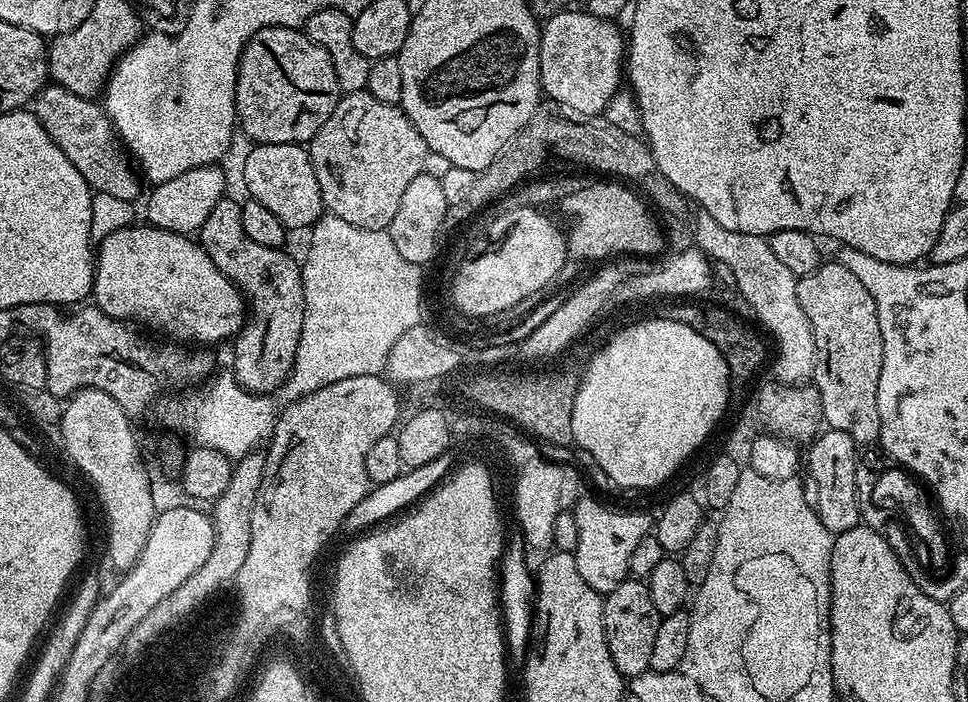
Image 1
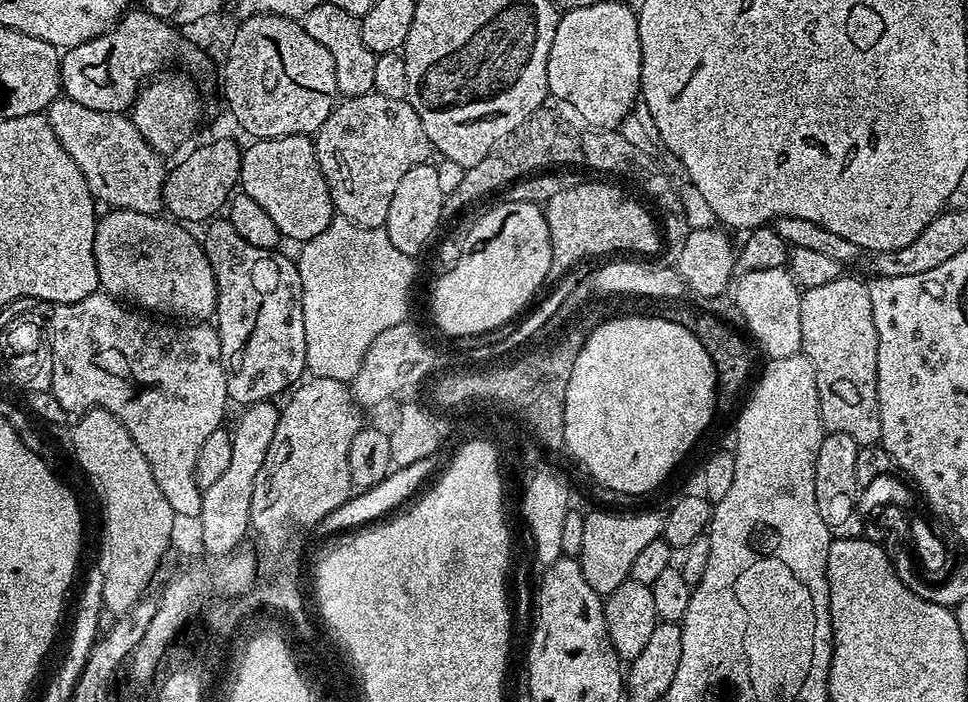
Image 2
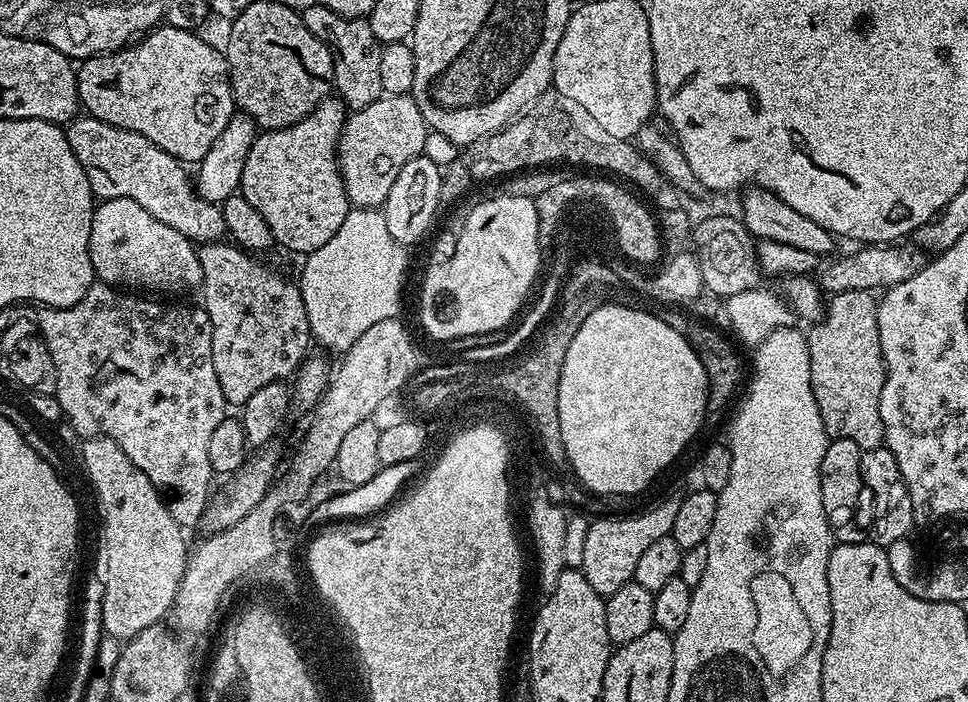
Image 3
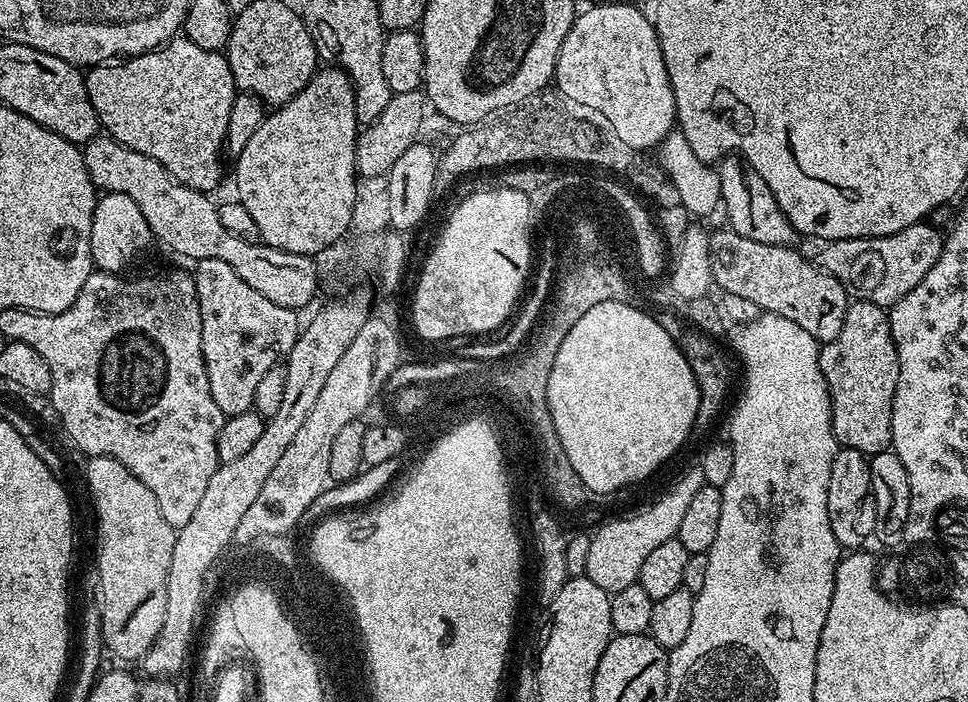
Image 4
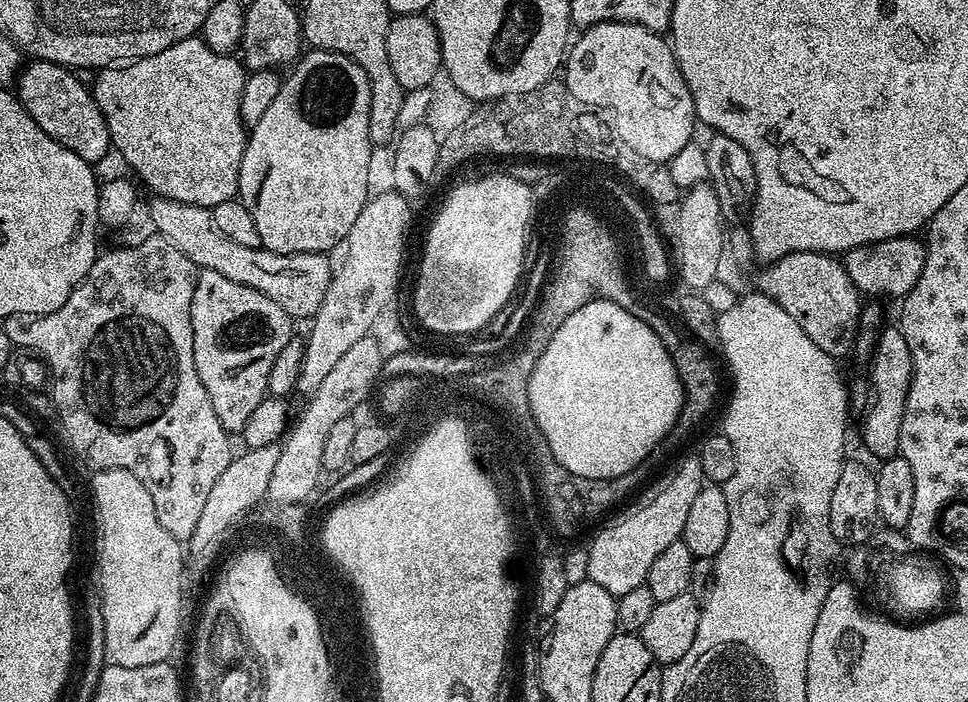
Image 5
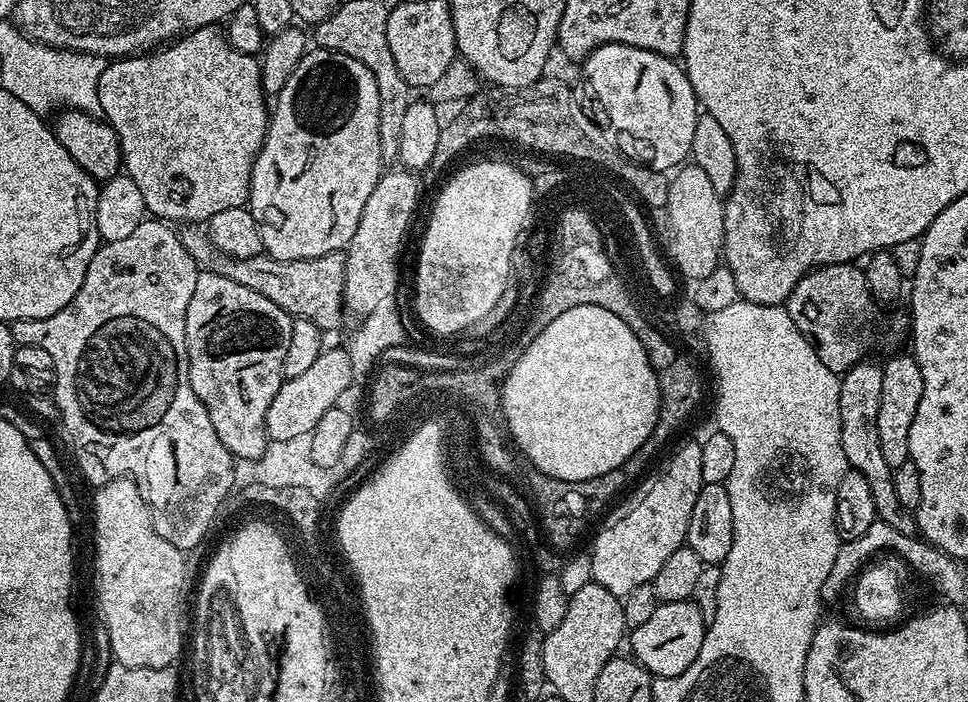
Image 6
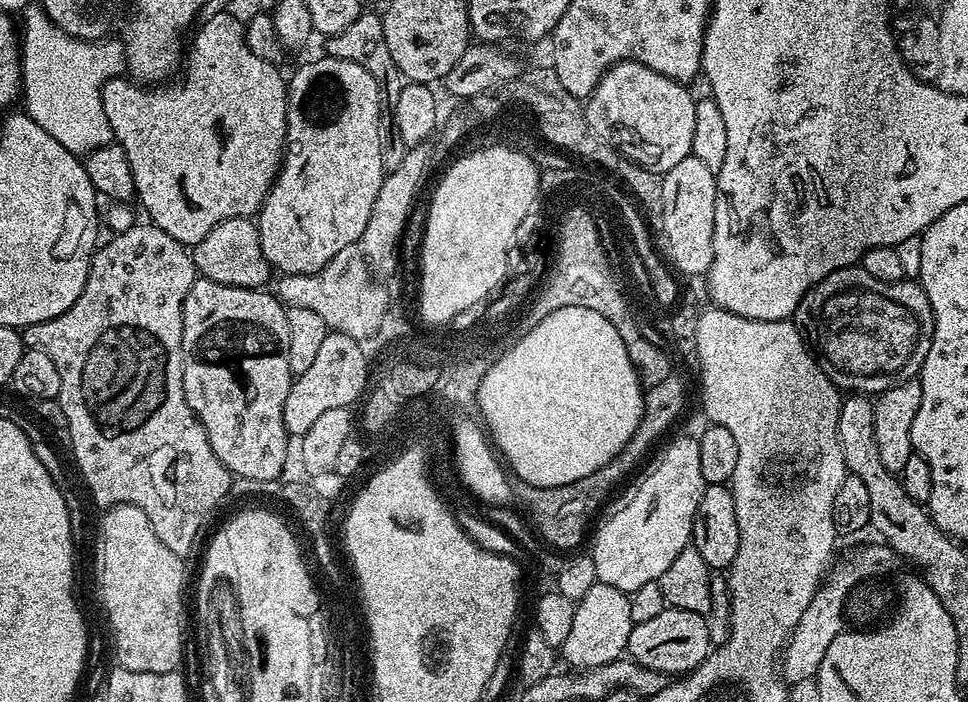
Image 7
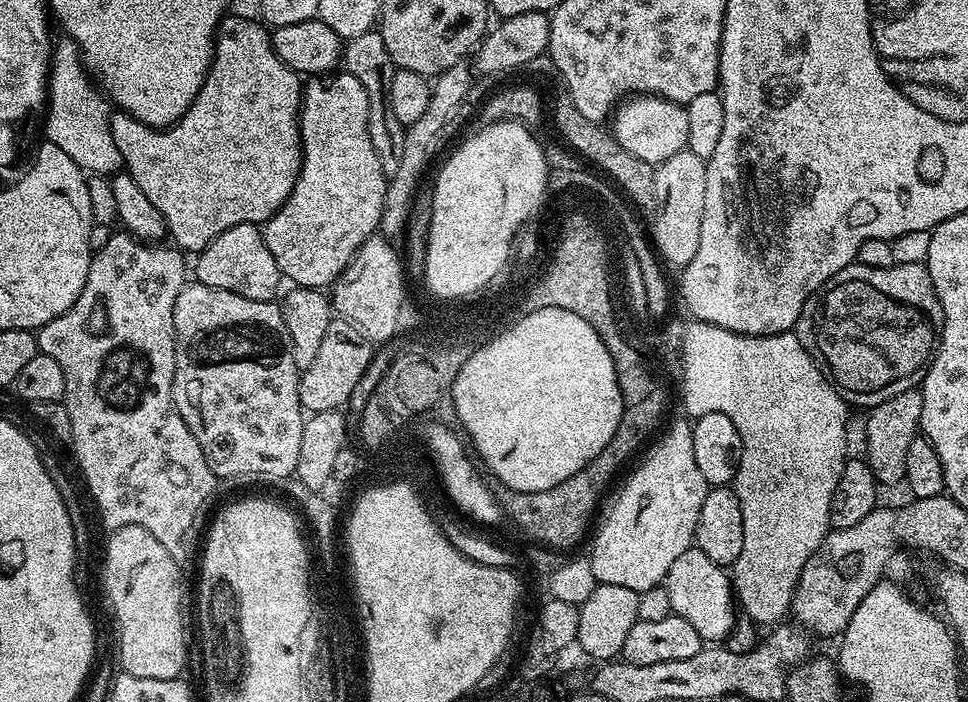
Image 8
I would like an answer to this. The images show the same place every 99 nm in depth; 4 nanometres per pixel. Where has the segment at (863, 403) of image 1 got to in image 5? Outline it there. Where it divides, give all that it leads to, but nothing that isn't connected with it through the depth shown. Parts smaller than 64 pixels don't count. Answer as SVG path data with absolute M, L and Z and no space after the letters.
M885 327L876 338L876 351L872 353L870 361L872 367L872 384L870 383L870 403L863 413L864 416L864 444L877 456L877 461L883 462L897 455L900 450L900 435L902 434L902 414L906 410L906 398L912 381L912 359L910 346L906 346L906 338L900 333L899 327Z

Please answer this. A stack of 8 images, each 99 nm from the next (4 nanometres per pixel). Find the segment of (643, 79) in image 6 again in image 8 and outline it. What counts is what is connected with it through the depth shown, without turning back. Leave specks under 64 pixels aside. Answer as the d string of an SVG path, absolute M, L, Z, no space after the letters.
M636 96L625 101L610 122L610 133L624 149L634 158L650 165L666 162L666 158L674 158L674 154L685 151L688 147L688 131L686 123L686 107L672 100L660 97Z

